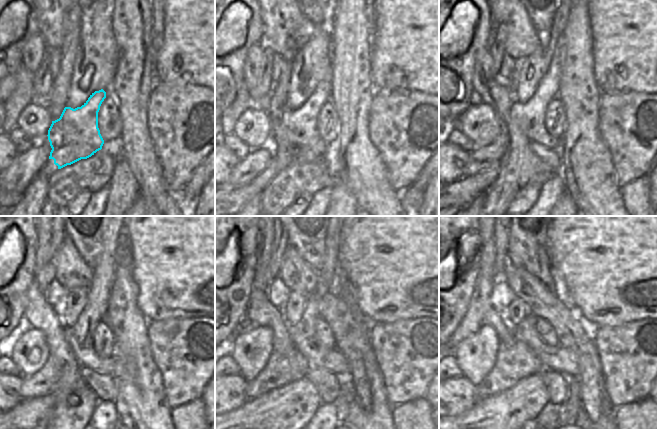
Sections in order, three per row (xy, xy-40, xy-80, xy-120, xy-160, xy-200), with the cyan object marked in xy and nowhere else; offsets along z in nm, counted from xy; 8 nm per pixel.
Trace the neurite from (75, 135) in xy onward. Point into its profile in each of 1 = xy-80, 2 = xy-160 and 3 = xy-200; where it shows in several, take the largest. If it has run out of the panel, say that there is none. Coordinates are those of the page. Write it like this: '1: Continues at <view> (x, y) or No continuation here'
1: Continues at xy-80 (529, 116)
2: Continues at xy-160 (303, 334)
3: Continues at xy-200 (555, 357).

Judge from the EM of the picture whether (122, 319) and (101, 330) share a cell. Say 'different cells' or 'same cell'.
different cells

